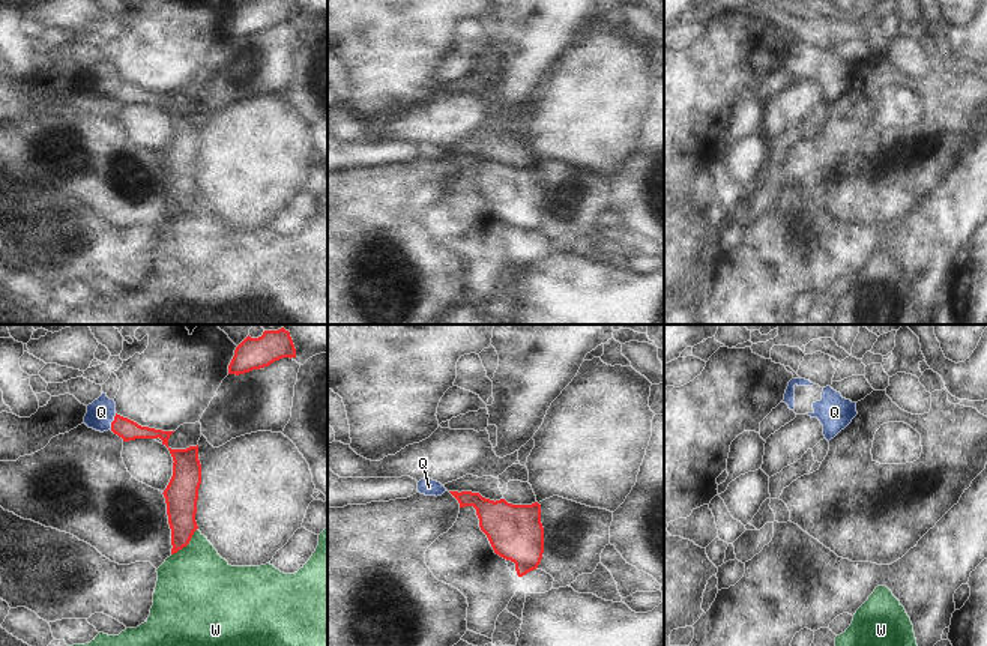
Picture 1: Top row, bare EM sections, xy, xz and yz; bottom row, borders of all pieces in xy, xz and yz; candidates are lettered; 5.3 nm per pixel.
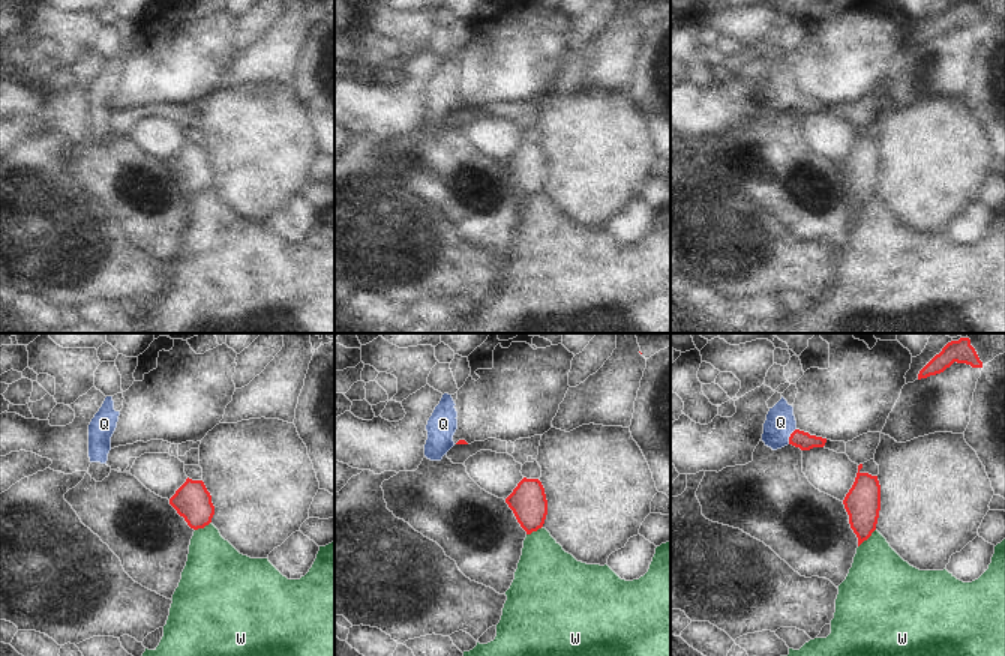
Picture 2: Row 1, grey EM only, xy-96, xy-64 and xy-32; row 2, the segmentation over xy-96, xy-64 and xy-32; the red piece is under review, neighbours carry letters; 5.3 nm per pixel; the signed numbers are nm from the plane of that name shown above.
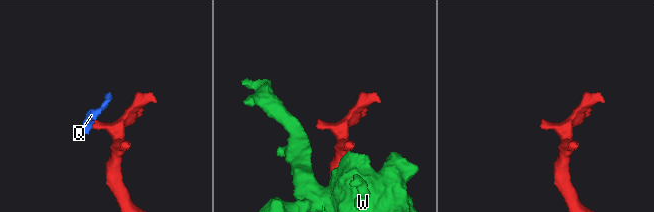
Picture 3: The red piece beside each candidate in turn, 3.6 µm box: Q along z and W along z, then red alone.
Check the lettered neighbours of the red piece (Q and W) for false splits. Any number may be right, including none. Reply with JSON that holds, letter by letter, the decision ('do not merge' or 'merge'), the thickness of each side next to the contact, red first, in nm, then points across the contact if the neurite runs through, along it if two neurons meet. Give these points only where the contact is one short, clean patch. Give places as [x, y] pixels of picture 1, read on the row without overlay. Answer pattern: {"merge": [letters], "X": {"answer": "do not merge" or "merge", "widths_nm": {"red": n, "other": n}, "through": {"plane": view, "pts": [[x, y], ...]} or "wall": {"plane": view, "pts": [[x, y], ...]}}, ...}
{"merge": ["Q"], "Q": {"answer": "merge", "widths_nm": {"red": 110, "other": 150}, "through": {"plane": "xy", "pts": [[128, 93], [113, 84], [101, 75]]}}, "W": {"answer": "do not merge", "widths_nm": {"red": 170, "other": 440}}}

